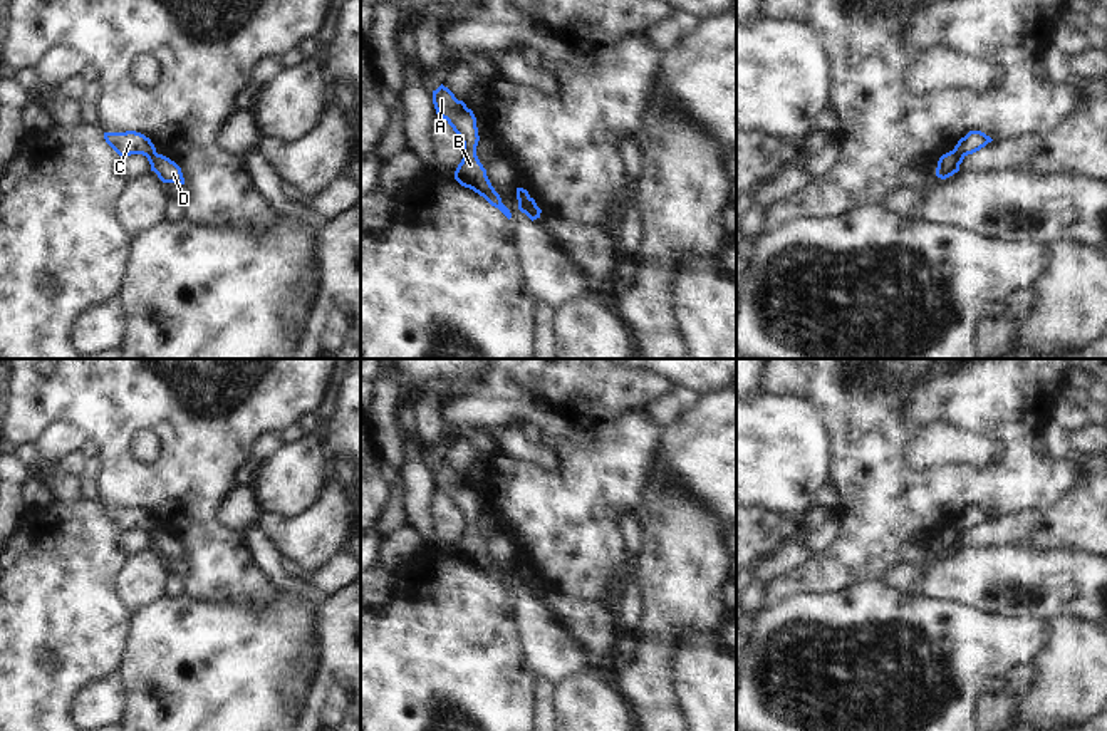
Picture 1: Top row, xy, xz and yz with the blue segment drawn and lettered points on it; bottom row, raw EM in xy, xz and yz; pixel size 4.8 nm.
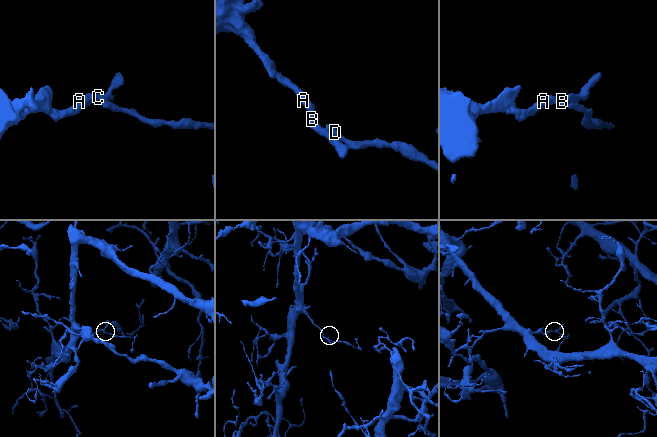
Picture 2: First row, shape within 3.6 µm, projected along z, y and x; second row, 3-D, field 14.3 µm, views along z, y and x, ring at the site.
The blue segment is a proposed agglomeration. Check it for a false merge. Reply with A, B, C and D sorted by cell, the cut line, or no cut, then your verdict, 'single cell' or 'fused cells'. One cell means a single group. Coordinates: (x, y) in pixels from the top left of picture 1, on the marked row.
A B C / D; cut in yz along (953, 150), (963, 158); fused cells

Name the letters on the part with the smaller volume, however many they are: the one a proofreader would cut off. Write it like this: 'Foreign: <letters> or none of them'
Foreign: D

